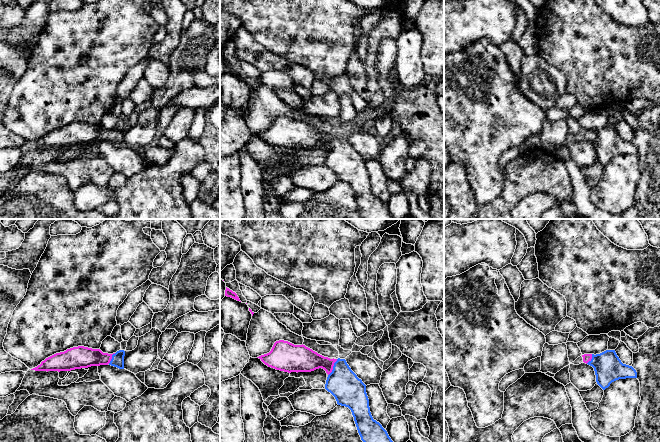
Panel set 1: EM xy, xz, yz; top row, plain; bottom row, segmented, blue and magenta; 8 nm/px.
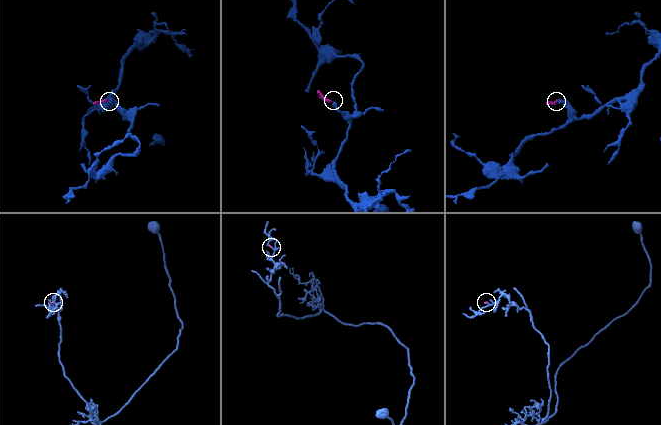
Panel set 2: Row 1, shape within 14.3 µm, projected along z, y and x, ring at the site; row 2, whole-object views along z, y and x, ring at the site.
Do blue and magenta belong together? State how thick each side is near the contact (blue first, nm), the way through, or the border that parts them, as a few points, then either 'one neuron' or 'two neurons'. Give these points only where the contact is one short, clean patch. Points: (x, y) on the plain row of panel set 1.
260 nm thick on the blue side, 200 nm on the other; runs through xz (349, 167), (333, 143), (324, 138), (303, 135); one neuron

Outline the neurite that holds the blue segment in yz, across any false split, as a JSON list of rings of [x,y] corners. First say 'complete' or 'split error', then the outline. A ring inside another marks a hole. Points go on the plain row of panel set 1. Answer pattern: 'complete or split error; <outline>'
split error; [[[606,126],[600,130],[584,130],[583,138],[592,142],[597,160],[605,166],[610,160],[619,155],[637,154],[636,146],[623,140],[615,126]]]

